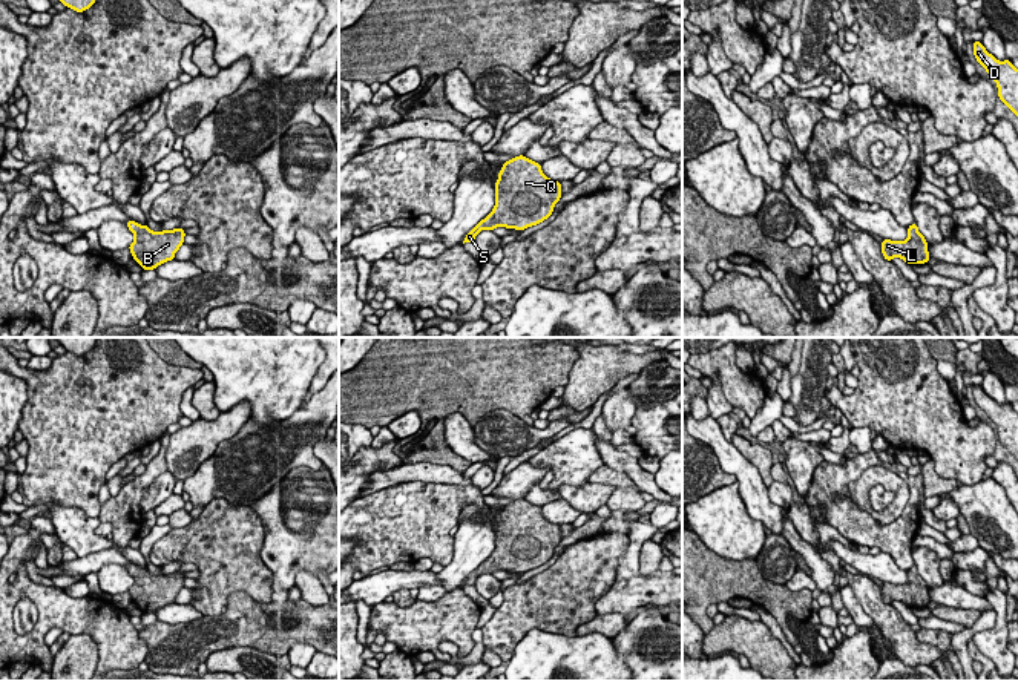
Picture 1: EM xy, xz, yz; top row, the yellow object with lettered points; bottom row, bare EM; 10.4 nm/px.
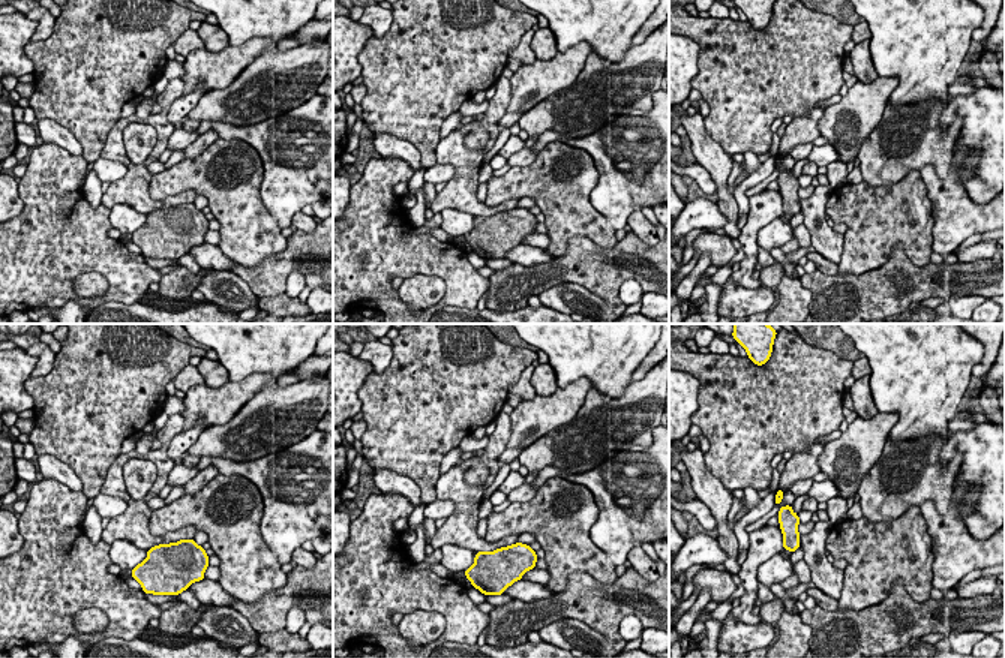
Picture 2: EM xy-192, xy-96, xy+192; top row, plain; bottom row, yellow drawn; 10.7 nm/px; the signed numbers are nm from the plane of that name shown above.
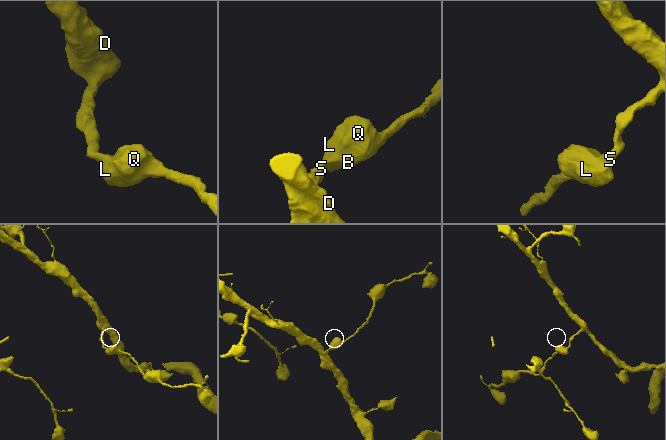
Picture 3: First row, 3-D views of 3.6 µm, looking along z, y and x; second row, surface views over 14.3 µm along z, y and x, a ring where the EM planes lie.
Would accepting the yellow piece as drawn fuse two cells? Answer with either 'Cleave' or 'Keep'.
Keep

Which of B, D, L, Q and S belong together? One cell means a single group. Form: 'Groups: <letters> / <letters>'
Groups: B D L Q S

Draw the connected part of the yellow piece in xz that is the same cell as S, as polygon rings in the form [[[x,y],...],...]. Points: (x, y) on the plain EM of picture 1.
[[[524,498],[514,500],[506,505],[498,515],[498,523],[495,526],[495,549],[492,555],[465,580],[463,587],[474,586],[481,574],[494,574],[497,571],[524,574],[537,569],[552,558],[553,551],[561,540],[560,525],[547,521],[541,514],[540,506],[535,506]]]

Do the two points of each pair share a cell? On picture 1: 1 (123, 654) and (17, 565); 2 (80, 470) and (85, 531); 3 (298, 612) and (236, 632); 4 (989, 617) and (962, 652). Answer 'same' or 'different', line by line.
1: same
2: different
3: same
4: same

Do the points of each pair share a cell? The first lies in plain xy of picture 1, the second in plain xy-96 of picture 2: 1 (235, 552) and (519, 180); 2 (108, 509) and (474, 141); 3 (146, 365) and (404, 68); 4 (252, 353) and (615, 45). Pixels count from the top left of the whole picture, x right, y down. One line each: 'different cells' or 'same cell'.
1: same cell
2: different cells
3: same cell
4: same cell

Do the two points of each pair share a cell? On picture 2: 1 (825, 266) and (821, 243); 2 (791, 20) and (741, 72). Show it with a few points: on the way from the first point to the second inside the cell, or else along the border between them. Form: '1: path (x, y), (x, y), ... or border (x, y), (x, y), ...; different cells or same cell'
1: border (816, 251), (837, 264); different cells
2: path (780, 33), (755, 59); same cell

